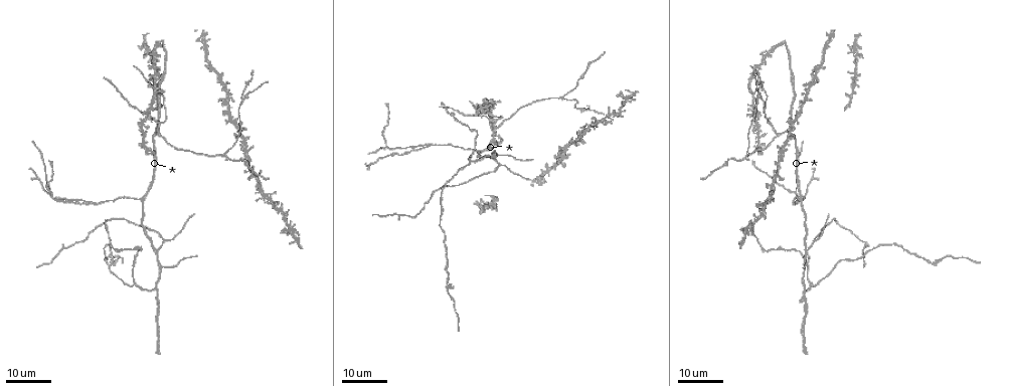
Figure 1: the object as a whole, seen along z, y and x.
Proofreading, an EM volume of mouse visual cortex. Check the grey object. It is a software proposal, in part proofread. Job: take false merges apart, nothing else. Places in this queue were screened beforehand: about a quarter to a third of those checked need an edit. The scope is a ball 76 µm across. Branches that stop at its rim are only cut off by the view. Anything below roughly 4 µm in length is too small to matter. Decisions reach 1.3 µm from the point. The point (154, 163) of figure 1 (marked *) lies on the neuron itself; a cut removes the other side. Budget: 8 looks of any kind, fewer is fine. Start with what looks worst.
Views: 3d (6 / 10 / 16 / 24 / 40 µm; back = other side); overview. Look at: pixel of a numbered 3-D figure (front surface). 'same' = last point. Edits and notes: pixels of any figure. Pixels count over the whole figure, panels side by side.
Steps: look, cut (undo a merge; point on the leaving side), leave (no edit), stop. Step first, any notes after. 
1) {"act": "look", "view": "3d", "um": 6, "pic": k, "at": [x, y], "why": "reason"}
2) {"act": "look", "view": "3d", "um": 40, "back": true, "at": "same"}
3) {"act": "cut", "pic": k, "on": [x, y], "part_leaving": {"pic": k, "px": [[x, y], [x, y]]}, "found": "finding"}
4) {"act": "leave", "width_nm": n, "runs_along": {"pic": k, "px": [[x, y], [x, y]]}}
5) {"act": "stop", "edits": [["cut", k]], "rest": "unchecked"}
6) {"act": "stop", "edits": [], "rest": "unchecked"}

{"act": "look", "view": "3d", "um": 24, "pic": 1, "at": [243, 98], "why": "three-way junction"}

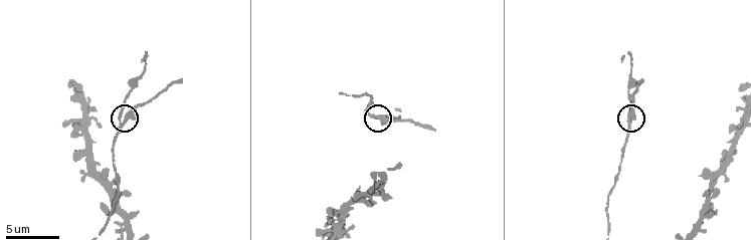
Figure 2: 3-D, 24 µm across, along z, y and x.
{"act": "look", "view": "3d", "um": 6, "pic": 2, "at": [630, 117]}

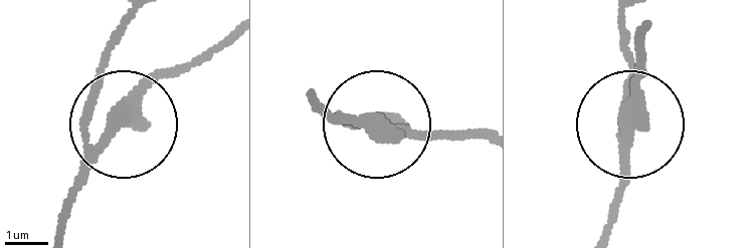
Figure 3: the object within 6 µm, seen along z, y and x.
{"act": "cut", "pic": 3, "on": [150, 124], "part_leaving": {"pic": 3, "px": [[99, 150], [153, 89], [228, 42]]}, "found": "a second neuron is stuck on"}

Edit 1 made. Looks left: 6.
{"act": "look", "view": "overview", "why": "see it whole again"}

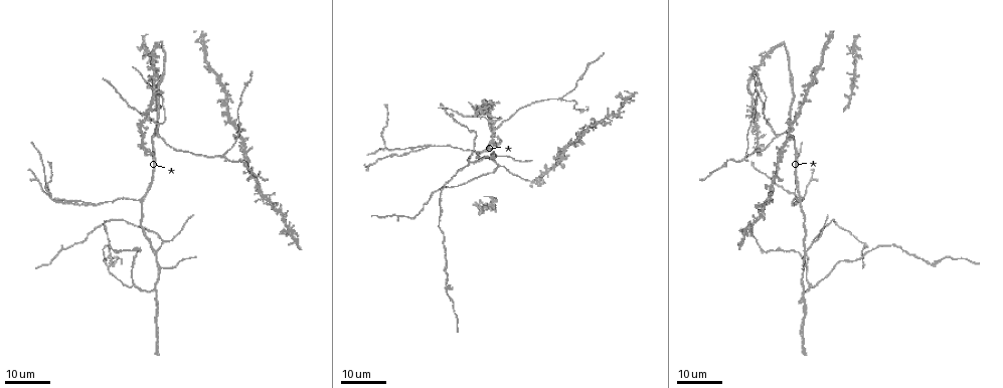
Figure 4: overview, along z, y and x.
{"act": "look", "view": "3d", "um": 16, "pic": 4, "at": [140, 199], "why": "branch point"}

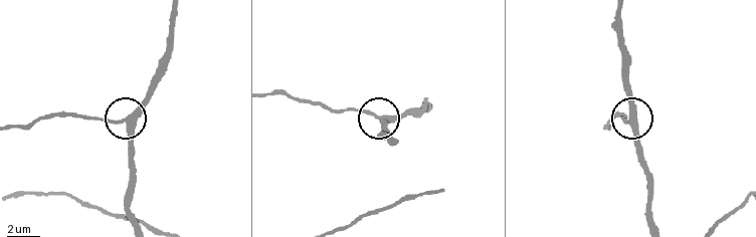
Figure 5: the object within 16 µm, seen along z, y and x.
{"act": "look", "view": "3d", "um": 6, "pic": 5, "at": [121, 121]}

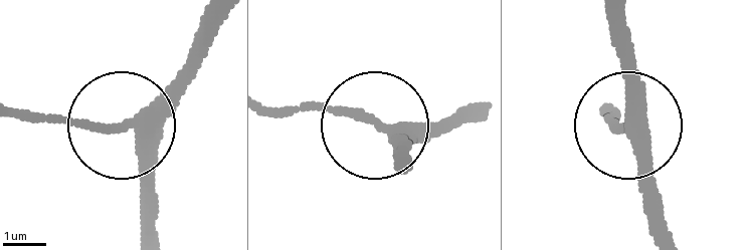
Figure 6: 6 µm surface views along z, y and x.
{"act": "leave", "side_arm_um": 38, "runs_along": {"pic": 6, "px": [[480, 111], [440, 122], [267, 111]]}, "found": "continuous, no second neuron"}

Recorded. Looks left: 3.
{"act": "look", "view": "3d", "um": 24, "pic": 4, "at": [776, 138], "why": "two arms in line, one across"}

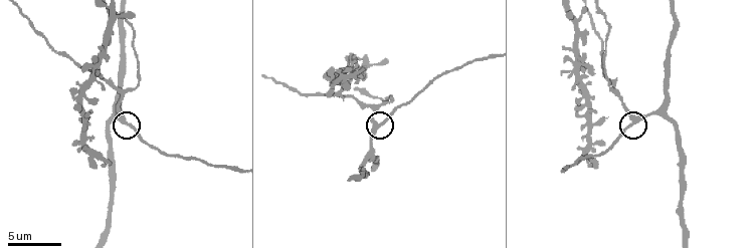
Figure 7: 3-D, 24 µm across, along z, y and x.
{"act": "look", "view": "3d", "um": 10, "pic": 7, "at": [633, 121]}

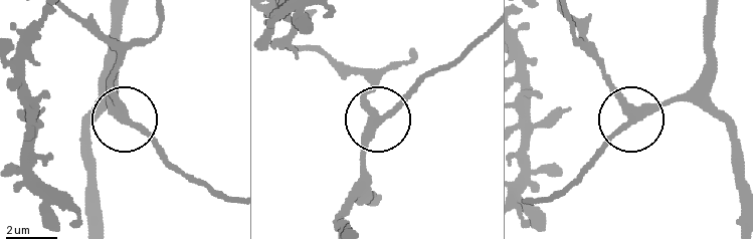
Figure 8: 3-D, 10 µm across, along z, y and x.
{"act": "leave", "runs_along": {"pic": 8, "px": [[93, 228], [86, 132], [107, 98], [126, 111], [113, 68]]}, "found": "continuous, no second neuron"}

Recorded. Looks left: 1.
{"act": "stop", "edits": [["cut", 3]], "rest": "unchecked"}

